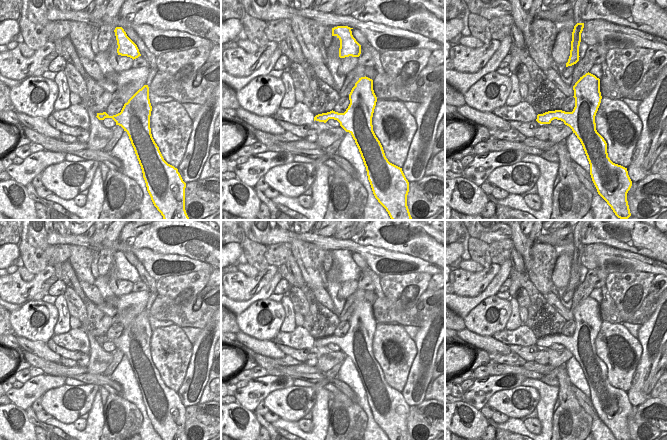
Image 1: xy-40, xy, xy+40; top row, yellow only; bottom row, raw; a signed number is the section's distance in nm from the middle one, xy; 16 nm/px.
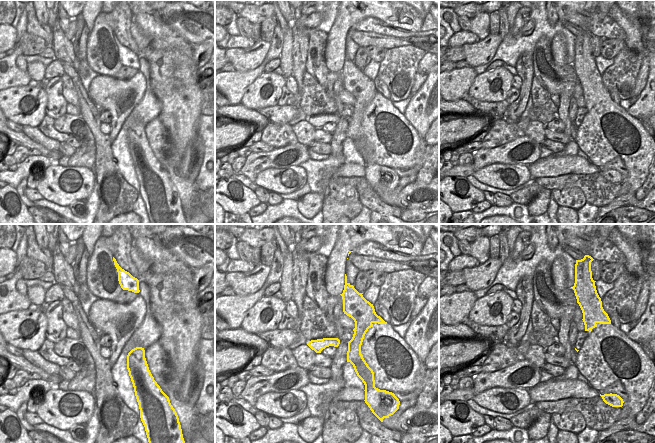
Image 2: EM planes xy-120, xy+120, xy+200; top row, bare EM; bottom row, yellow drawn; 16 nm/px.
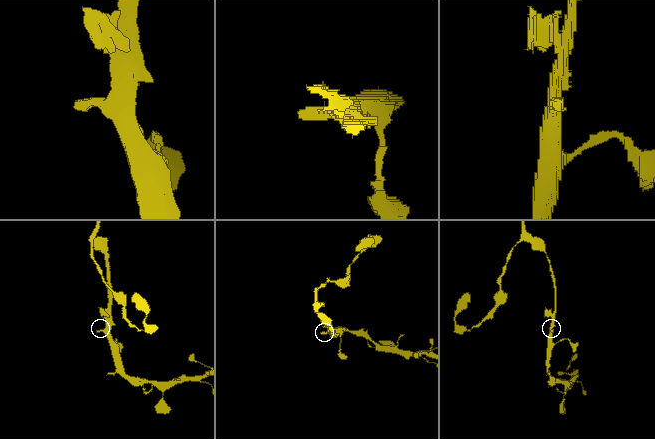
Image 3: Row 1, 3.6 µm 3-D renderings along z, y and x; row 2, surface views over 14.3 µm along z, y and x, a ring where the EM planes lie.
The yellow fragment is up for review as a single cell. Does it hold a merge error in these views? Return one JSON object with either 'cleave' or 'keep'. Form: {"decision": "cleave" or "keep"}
{"decision": "cleave"}

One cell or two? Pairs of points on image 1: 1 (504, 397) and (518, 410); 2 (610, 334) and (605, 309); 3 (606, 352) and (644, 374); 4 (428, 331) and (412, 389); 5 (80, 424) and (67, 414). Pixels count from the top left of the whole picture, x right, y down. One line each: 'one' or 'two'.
1: one
2: two
3: two
4: one
5: two

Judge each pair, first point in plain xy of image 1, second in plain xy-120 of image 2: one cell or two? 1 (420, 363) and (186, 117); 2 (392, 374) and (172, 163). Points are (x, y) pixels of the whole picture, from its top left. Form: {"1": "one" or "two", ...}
{"1": "two", "2": "two"}

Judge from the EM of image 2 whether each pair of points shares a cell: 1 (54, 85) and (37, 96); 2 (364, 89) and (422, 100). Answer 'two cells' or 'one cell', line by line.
1: two cells
2: two cells

